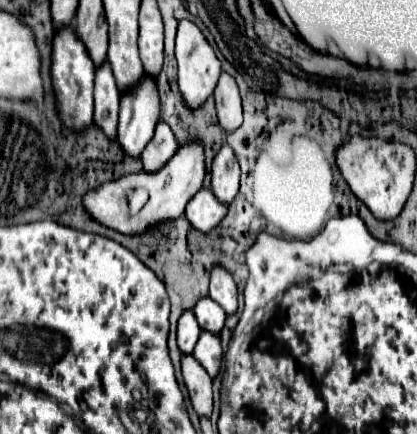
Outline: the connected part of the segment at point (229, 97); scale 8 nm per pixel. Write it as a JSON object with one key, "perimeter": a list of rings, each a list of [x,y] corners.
{"perimeter":[[[221,74],[213,96],[215,96],[215,106],[217,106],[219,126],[225,134],[231,134],[243,124],[241,96],[239,96],[235,80],[229,74]]]}

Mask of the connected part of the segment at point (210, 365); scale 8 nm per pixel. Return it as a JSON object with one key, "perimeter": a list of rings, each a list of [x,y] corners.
{"perimeter":[[[201,334],[195,350],[193,350],[193,356],[195,360],[207,370],[207,374],[211,378],[215,378],[221,370],[221,342],[219,338],[213,338],[213,334]]]}

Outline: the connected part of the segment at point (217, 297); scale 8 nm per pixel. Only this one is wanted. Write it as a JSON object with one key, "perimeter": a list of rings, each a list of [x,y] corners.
{"perimeter":[[[213,268],[209,298],[215,300],[227,312],[227,316],[237,312],[237,284],[225,268]]]}

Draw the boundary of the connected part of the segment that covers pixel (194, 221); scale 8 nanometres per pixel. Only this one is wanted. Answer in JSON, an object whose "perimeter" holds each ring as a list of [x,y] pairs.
{"perimeter":[[[201,188],[191,198],[191,202],[187,204],[187,210],[185,210],[185,218],[199,232],[213,230],[225,218],[225,214],[227,214],[227,206],[217,202],[213,198],[213,192],[205,190],[205,188]]]}

